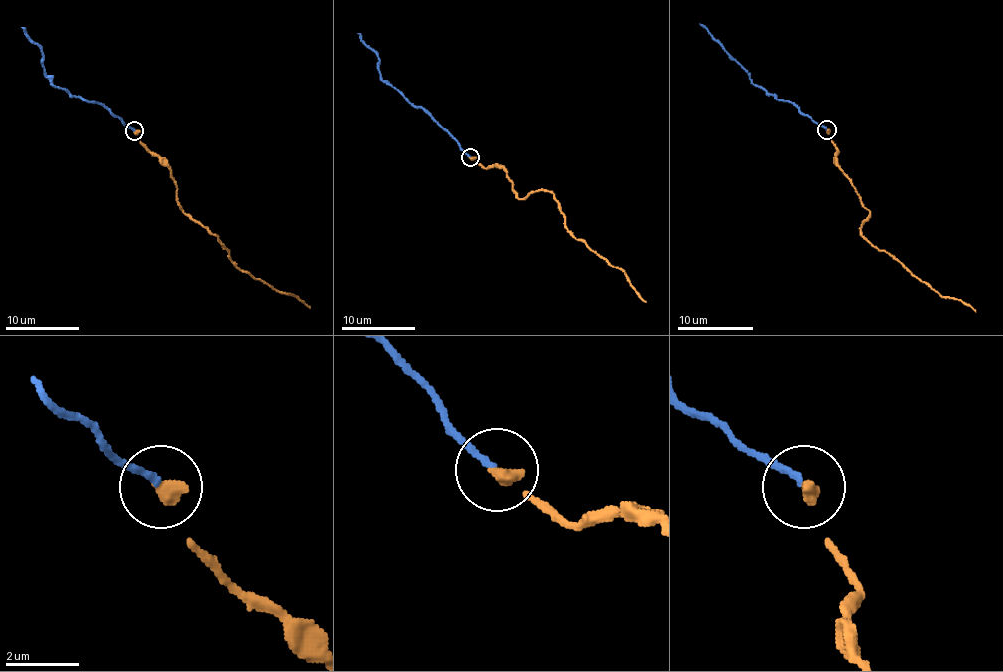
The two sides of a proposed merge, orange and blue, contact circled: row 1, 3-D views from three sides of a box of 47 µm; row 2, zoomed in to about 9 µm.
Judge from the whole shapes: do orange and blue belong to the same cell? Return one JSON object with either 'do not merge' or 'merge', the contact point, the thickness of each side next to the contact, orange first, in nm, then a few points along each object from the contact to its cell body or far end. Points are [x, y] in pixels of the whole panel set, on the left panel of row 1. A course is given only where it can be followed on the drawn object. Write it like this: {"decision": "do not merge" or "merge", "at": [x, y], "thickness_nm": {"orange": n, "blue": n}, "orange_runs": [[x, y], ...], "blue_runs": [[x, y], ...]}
{"decision": "merge", "at": [134, 131], "thickness_nm": {"orange": 360, "blue": 180}, "orange_runs": [[134, 131], [169, 168], [176, 183], [176, 201], [222, 244], [230, 258], [241, 270], [296, 295], [309, 308]], "blue_runs": [[134, 131], [102, 105], [58, 89], [45, 74], [43, 52], [21, 28]]}

